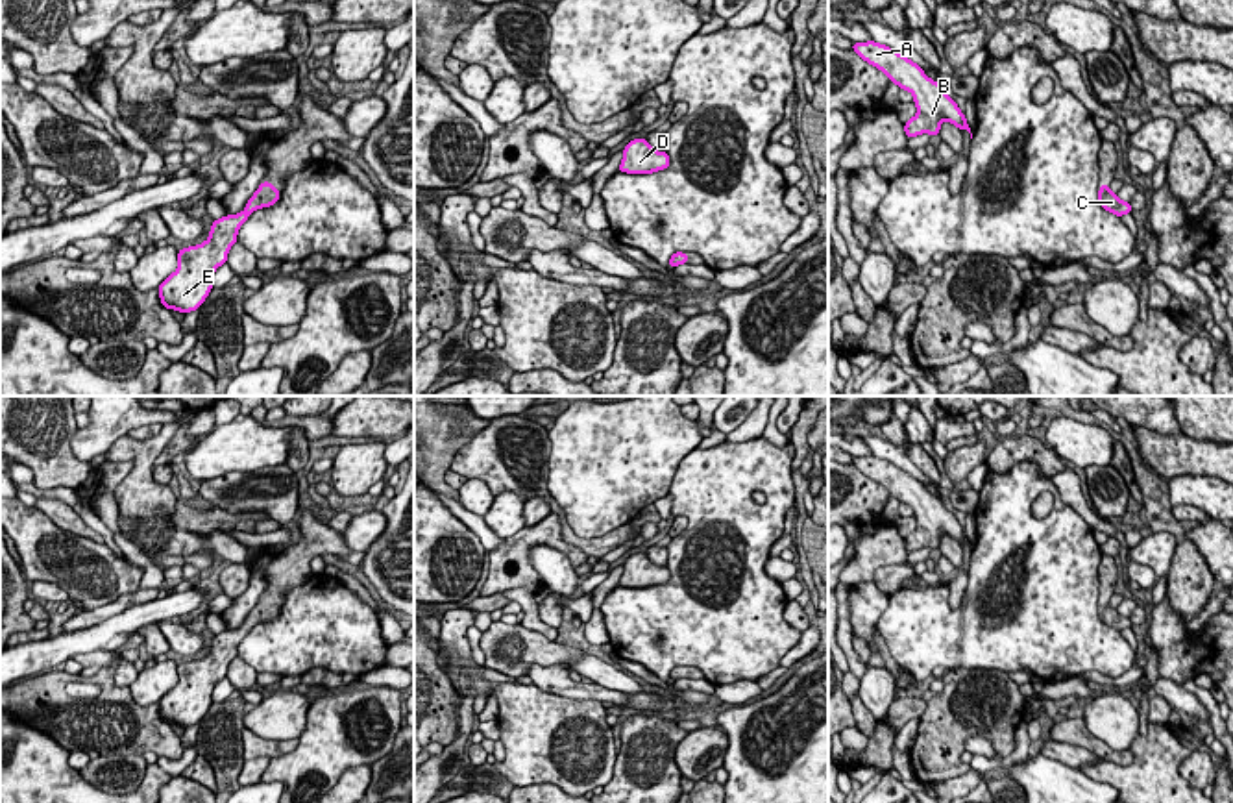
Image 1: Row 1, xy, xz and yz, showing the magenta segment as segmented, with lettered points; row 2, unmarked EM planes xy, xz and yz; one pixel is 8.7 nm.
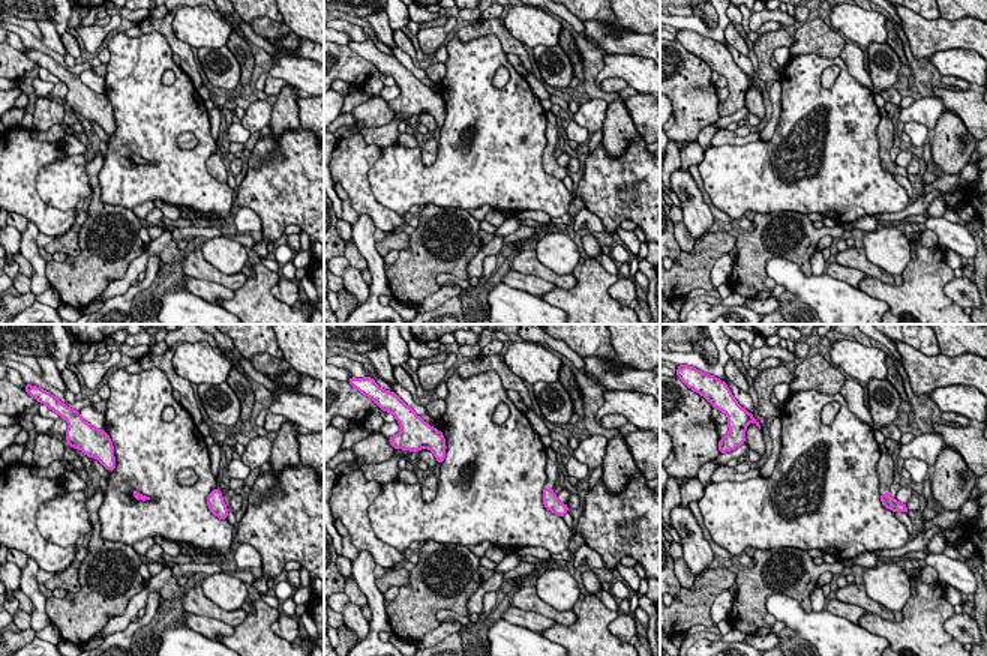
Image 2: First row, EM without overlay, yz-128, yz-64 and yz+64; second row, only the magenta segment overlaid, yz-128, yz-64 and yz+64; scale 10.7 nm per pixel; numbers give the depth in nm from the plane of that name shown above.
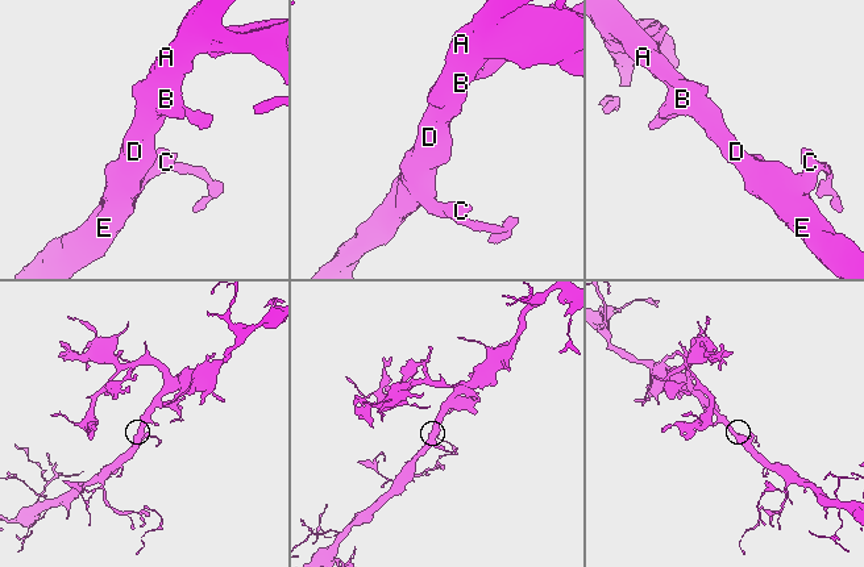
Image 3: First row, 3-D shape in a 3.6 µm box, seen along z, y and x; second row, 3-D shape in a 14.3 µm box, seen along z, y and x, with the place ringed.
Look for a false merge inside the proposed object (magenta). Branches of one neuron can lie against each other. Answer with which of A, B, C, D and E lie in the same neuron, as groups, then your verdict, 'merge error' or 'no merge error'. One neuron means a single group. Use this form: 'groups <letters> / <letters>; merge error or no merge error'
groups A B C D E; no merge error

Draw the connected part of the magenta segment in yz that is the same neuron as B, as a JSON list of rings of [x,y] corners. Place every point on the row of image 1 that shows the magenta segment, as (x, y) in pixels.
[[[874,41],[854,43],[852,50],[863,61],[885,72],[889,81],[913,94],[917,115],[904,124],[908,139],[921,133],[939,135],[943,120],[952,122],[959,131],[967,130],[971,133],[958,104],[917,63]]]

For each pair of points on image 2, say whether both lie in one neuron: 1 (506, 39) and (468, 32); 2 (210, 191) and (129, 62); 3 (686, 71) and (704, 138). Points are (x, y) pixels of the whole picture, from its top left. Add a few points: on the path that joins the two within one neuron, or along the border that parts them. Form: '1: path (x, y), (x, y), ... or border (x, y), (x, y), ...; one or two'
1: path (497, 30), (477, 29); one
2: path (177, 162), (152, 135), (149, 114), (140, 95); one
3: border (710, 125), (696, 138); two

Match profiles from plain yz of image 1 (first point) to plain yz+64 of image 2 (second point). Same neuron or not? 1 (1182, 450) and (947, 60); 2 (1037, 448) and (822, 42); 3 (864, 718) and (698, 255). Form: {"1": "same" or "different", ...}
{"1": "different", "2": "same", "3": "different"}

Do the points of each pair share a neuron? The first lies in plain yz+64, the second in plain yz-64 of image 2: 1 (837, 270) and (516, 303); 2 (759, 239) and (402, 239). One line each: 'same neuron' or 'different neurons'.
1: different neurons
2: different neurons

